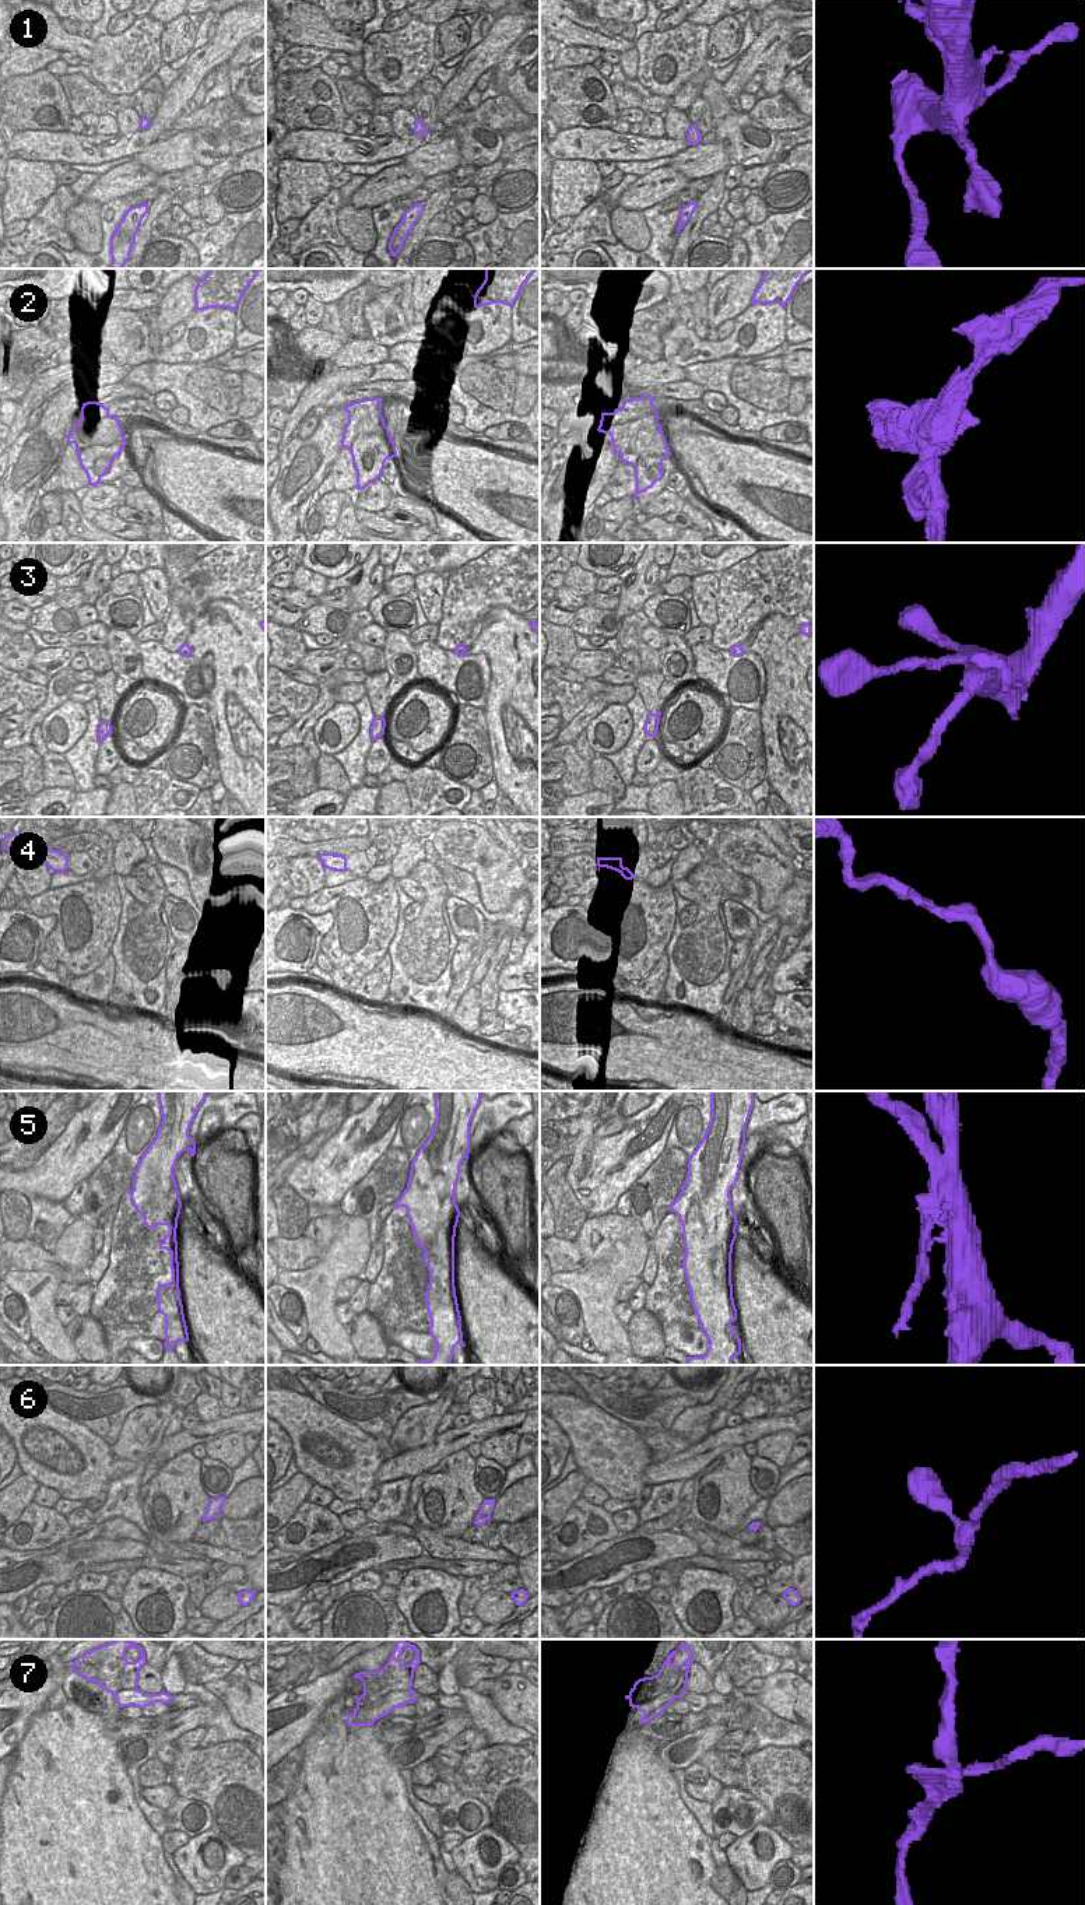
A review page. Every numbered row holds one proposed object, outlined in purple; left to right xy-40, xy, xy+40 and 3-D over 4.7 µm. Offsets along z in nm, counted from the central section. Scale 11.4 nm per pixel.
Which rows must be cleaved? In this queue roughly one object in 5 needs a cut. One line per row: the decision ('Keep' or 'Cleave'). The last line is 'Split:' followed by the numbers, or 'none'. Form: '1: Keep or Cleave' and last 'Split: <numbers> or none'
1: Keep
2: Cleave
3: Keep
4: Keep
5: Cleave
6: Keep
7: Cleave
Split: 2, 5, 7

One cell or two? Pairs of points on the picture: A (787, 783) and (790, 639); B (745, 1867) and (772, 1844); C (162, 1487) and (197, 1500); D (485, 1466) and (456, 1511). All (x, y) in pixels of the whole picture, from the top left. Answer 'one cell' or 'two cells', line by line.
A: one cell
B: one cell
C: one cell
D: two cells

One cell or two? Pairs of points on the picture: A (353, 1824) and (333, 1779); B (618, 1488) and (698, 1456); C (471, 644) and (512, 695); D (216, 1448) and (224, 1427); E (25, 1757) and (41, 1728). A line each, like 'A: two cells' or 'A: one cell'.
A: one cell
B: two cells
C: one cell
D: two cells
E: one cell

